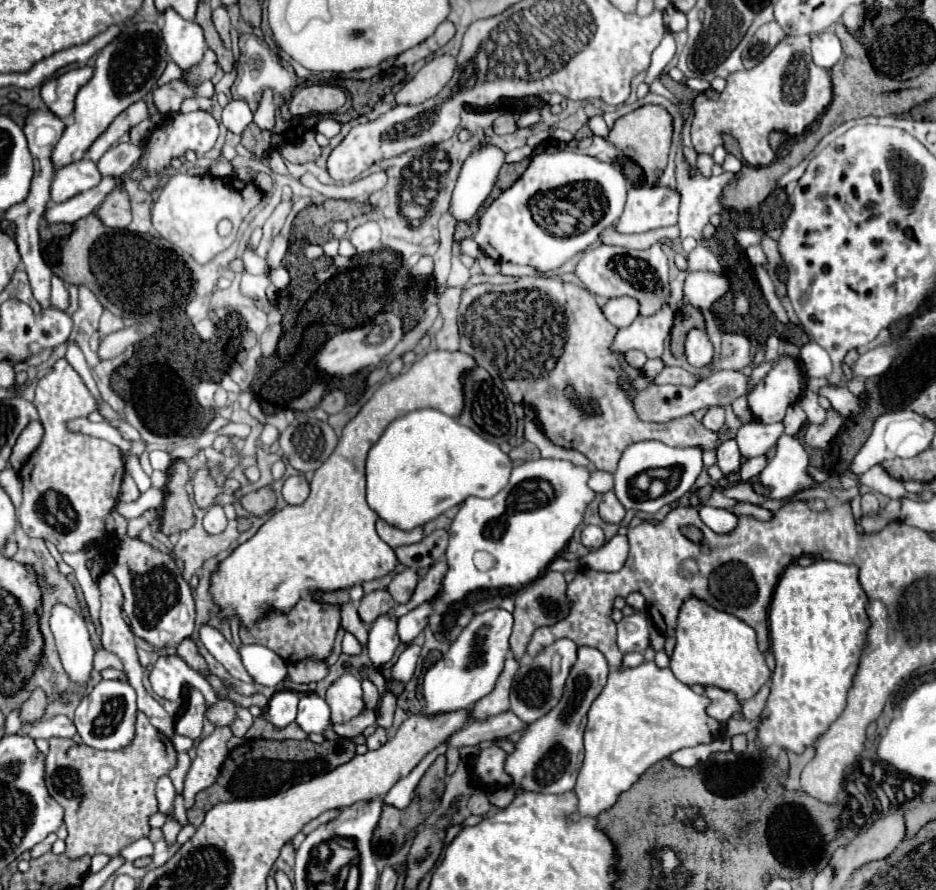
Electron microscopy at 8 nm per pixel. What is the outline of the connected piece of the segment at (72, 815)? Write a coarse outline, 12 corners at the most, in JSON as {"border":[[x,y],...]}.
{"border":[[139,711],[129,747],[49,739],[65,855],[147,837],[169,737]]}

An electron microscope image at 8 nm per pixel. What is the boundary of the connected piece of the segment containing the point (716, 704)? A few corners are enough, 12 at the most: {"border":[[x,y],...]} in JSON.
{"border":[[707,687],[709,715],[725,723],[741,703],[729,691]]}

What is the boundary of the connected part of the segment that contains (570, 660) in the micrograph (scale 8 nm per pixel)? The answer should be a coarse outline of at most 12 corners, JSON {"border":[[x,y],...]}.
{"border":[[571,639],[525,657],[511,687],[511,711],[525,723],[561,699],[577,657]]}

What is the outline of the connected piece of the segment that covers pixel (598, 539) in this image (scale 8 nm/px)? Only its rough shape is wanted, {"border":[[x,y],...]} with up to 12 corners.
{"border":[[587,525],[581,543],[589,549],[605,545],[605,533],[597,525]]}

